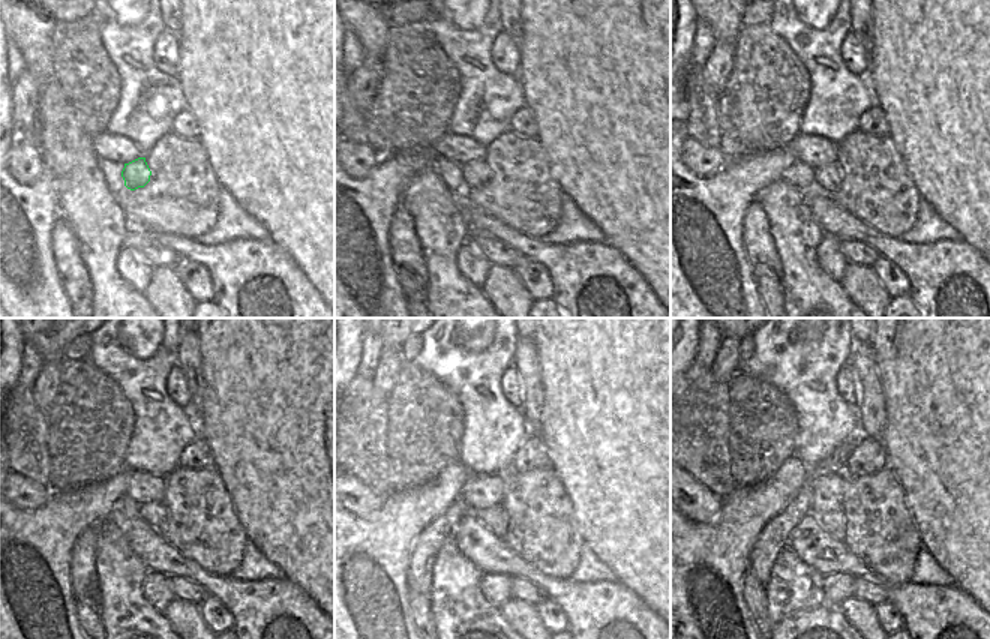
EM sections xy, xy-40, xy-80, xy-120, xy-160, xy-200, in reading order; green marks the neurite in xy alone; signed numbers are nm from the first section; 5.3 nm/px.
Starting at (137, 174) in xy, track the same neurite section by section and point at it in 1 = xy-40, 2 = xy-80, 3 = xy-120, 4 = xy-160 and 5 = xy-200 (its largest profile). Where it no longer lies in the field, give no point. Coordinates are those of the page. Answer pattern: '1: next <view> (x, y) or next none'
1: next xy-40 (476, 173)
2: next xy-80 (828, 177)
3: next xy-120 (155, 513)
4: next xy-160 (495, 519)
5: next xy-200 (833, 522)

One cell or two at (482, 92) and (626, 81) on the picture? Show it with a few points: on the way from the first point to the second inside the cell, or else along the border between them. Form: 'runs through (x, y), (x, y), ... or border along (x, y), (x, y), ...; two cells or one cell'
border along (516, 77), (522, 90), (522, 101), (527, 105); two cells

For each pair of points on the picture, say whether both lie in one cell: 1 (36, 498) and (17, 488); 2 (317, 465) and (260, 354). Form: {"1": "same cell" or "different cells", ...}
{"1": "same cell", "2": "same cell"}

